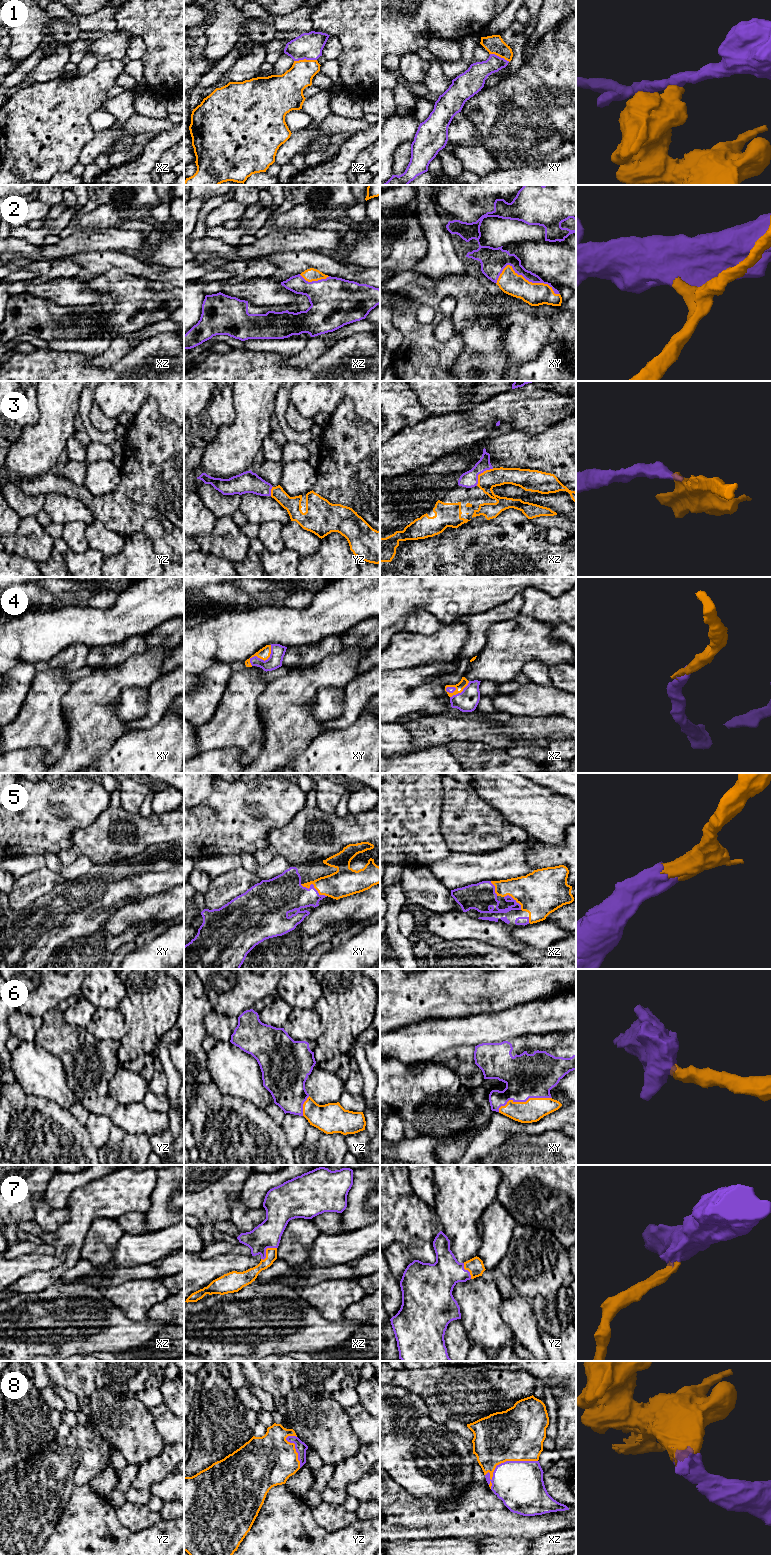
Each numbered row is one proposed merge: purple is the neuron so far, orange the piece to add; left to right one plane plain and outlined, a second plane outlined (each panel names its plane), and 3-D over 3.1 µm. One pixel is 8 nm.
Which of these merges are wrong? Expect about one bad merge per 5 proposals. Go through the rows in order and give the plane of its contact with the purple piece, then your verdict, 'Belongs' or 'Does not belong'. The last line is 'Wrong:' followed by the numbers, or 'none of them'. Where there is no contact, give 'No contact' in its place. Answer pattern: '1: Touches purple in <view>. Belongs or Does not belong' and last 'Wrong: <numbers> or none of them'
1: Touches purple in xz. Does not belong
2: Touches purple in xy. Belongs
3: Touches purple in xz. Belongs
4: Touches purple in xz. Belongs
5: Touches purple in xy. Belongs
6: Touches purple in xy. Belongs
7: Touches purple in xz. Belongs
8: Touches purple in xz. Belongs
Wrong: 1

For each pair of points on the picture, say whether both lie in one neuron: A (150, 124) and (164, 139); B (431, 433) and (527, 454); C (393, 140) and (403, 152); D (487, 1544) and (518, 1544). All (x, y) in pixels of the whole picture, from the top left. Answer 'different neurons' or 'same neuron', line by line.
A: different neurons
B: different neurons
C: different neurons
D: same neuron

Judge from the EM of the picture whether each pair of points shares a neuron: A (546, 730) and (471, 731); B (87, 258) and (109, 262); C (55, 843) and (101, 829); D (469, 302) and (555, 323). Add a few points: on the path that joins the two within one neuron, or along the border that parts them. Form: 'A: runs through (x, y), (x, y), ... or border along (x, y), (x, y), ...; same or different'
A: runs through (527, 730), (490, 731); same
B: runs through (92, 261), (104, 261); same
C: border along (90, 824), (77, 828), (72, 845), (56, 854); different
D: runs through (490, 309), (502, 309), (521, 323), (534, 323); same

